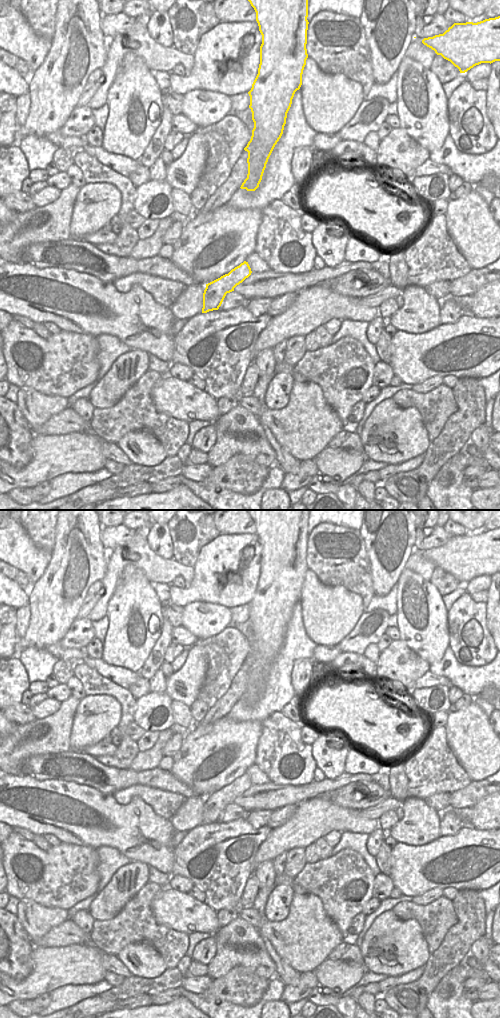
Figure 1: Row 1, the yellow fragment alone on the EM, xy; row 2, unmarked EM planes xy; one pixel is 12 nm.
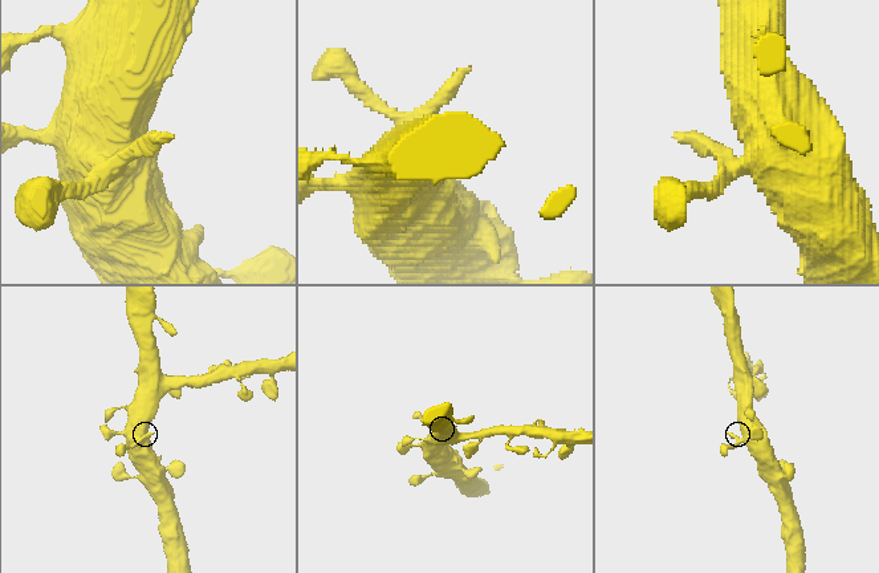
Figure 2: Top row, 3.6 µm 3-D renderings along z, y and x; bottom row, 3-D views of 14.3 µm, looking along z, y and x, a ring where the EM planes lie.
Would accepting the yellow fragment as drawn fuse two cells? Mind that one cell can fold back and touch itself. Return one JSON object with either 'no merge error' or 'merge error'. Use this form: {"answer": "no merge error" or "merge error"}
{"answer": "no merge error"}

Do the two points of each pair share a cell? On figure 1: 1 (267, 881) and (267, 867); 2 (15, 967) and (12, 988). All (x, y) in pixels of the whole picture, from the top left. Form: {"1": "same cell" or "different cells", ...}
{"1": "same cell", "2": "different cells"}

